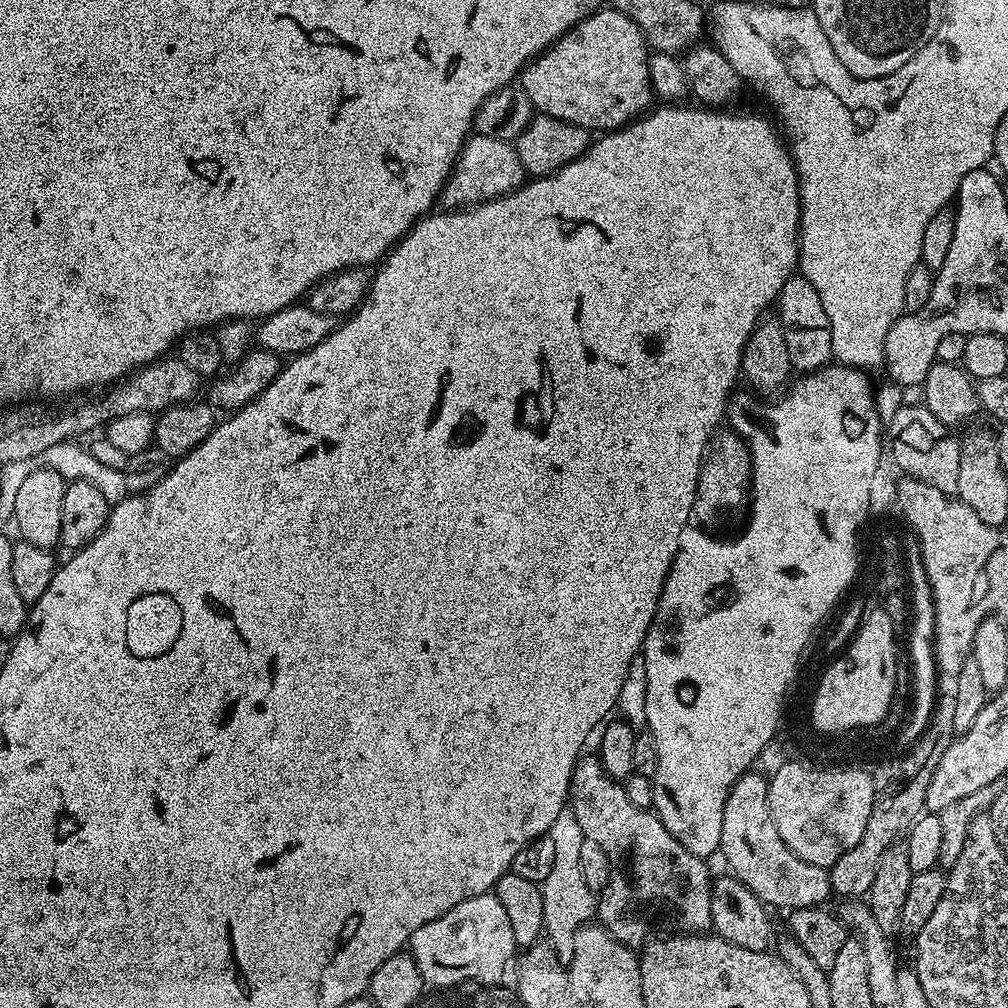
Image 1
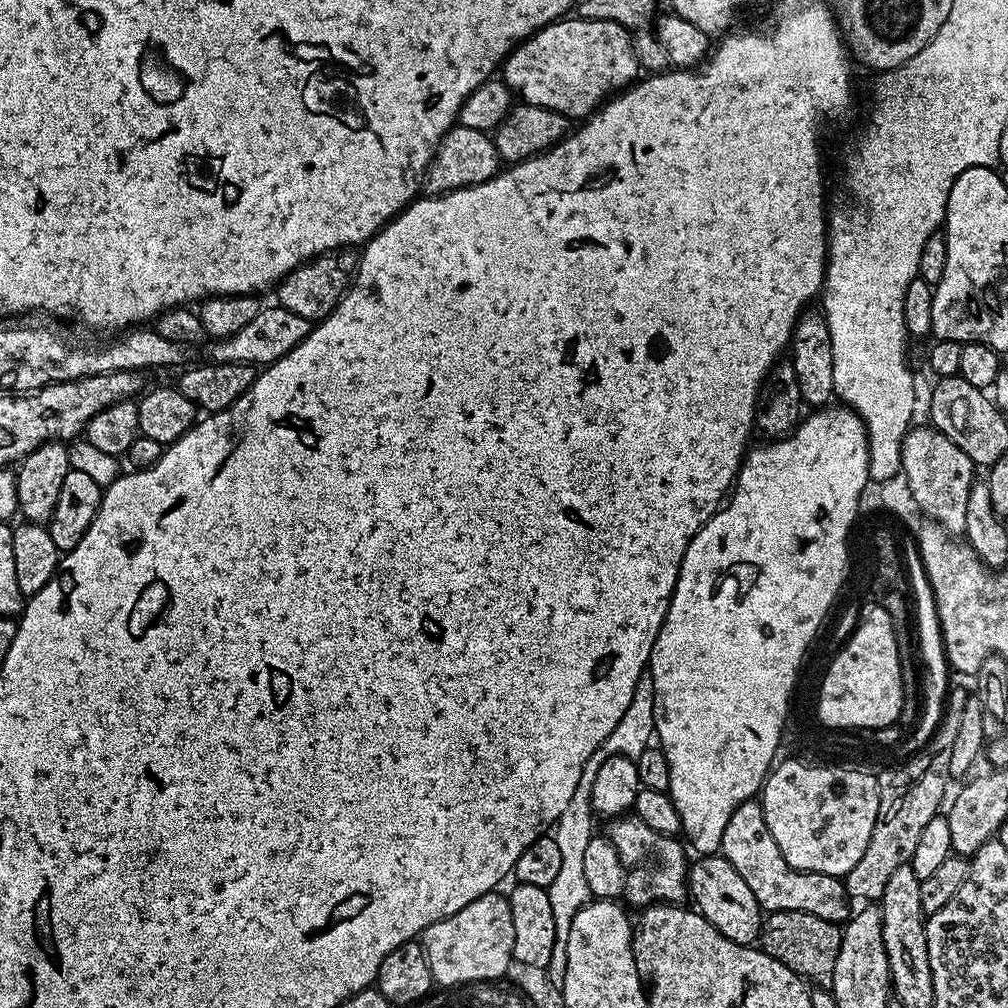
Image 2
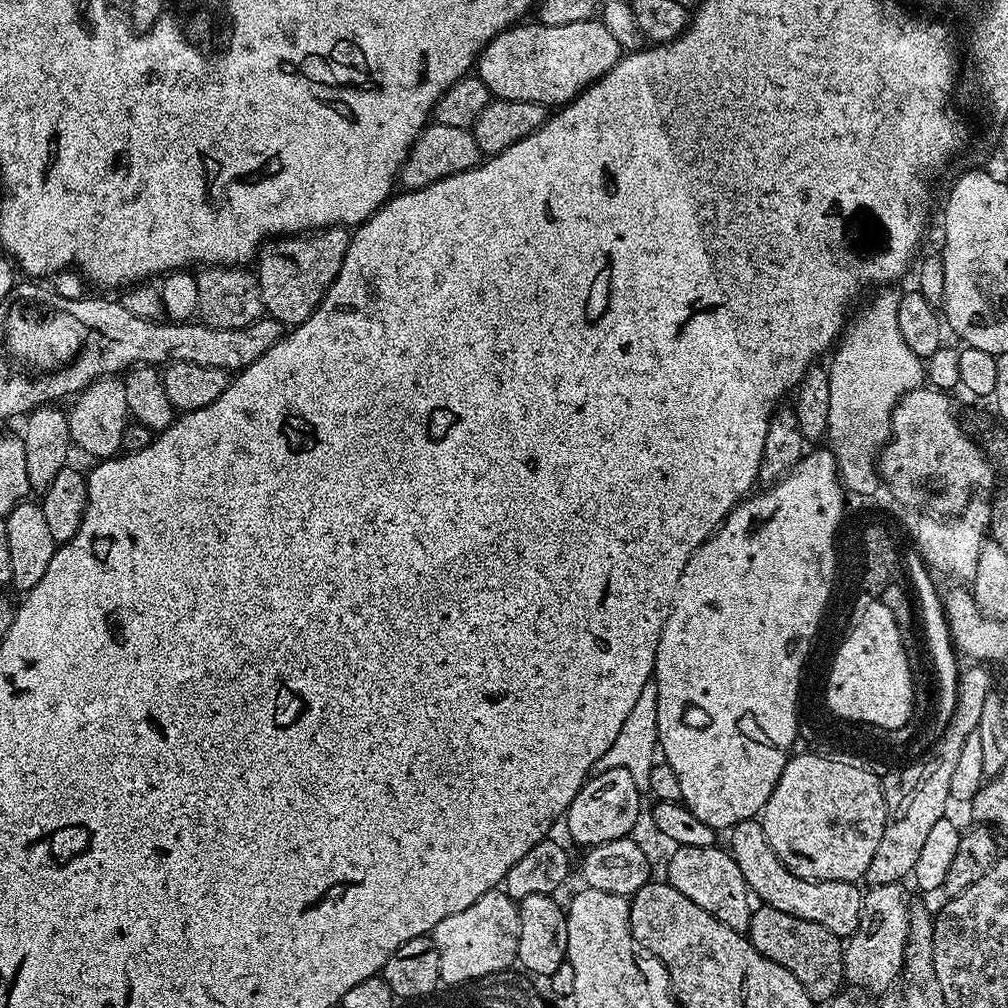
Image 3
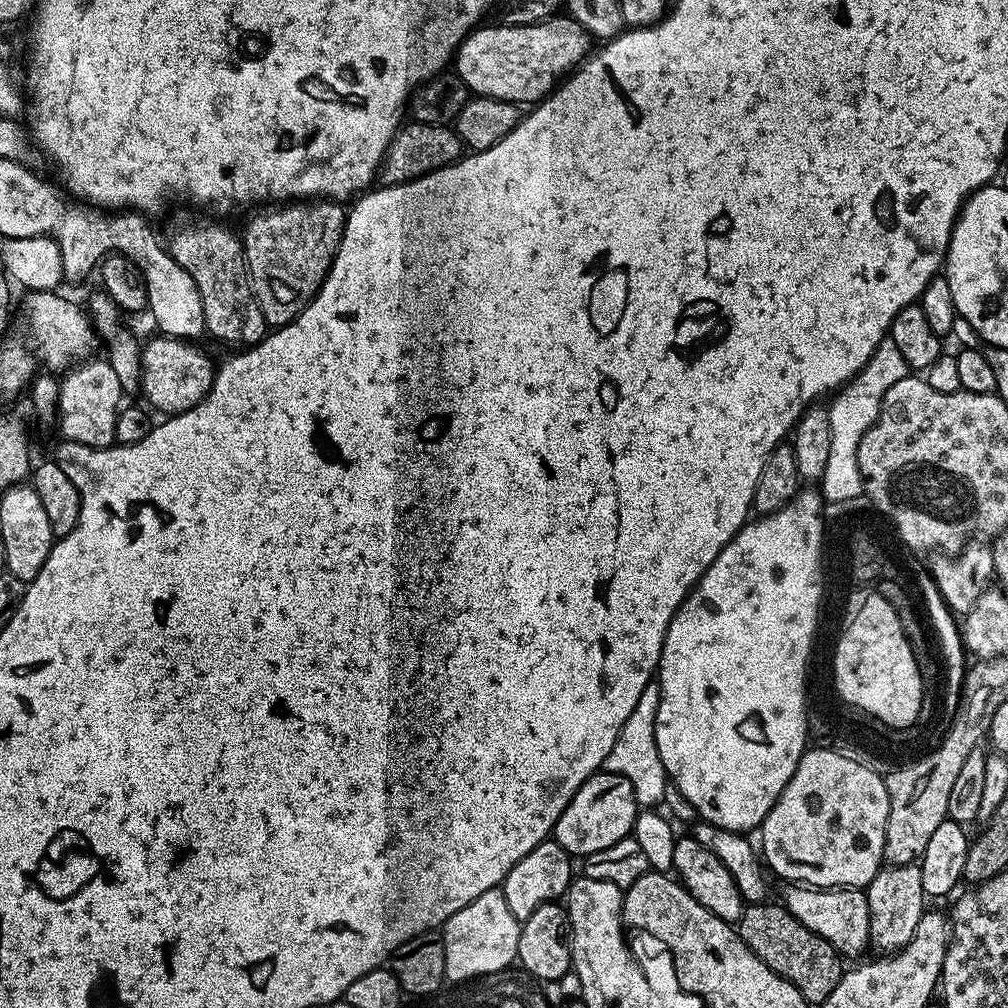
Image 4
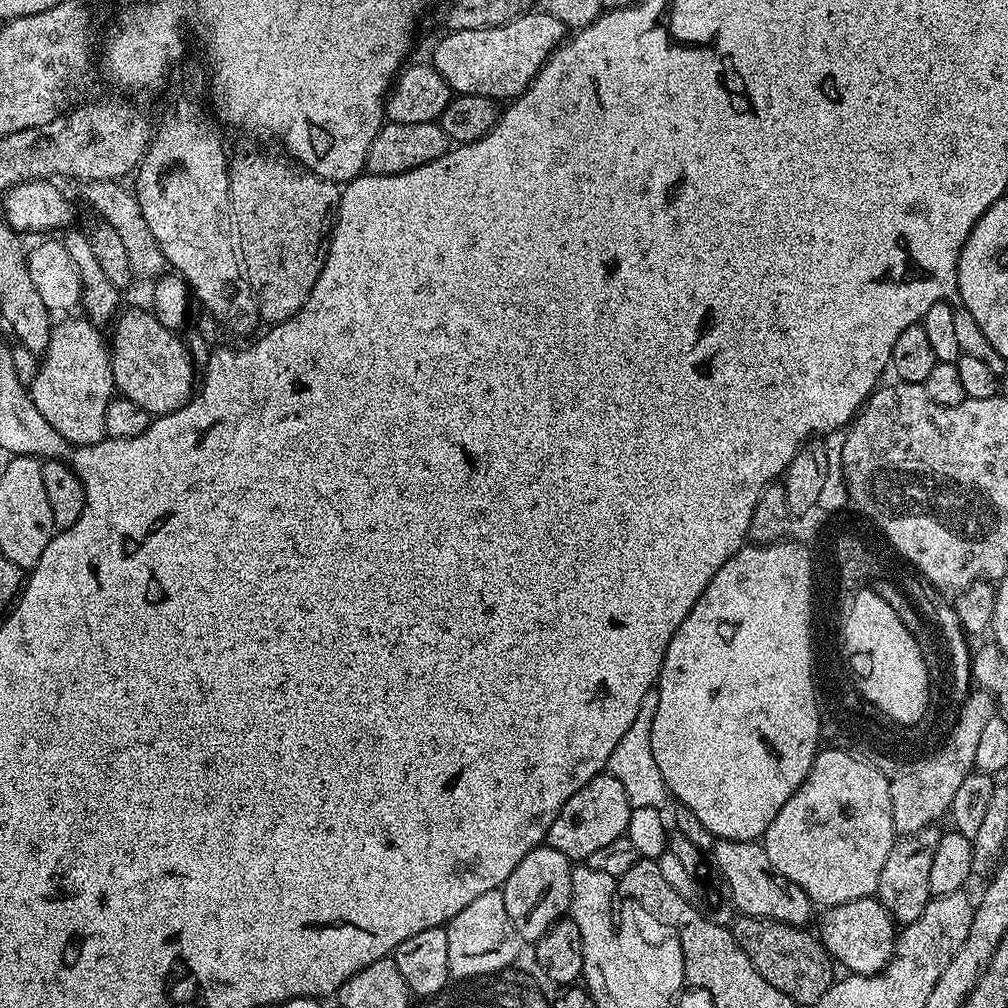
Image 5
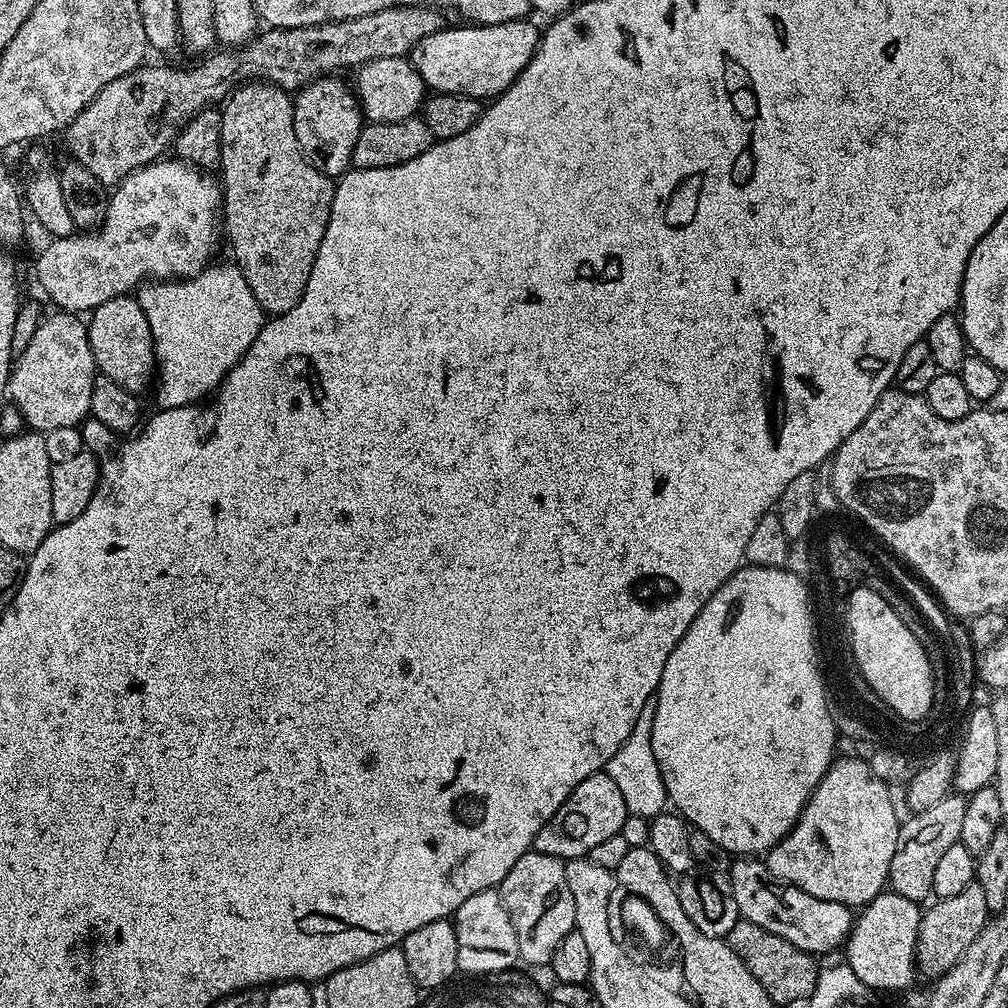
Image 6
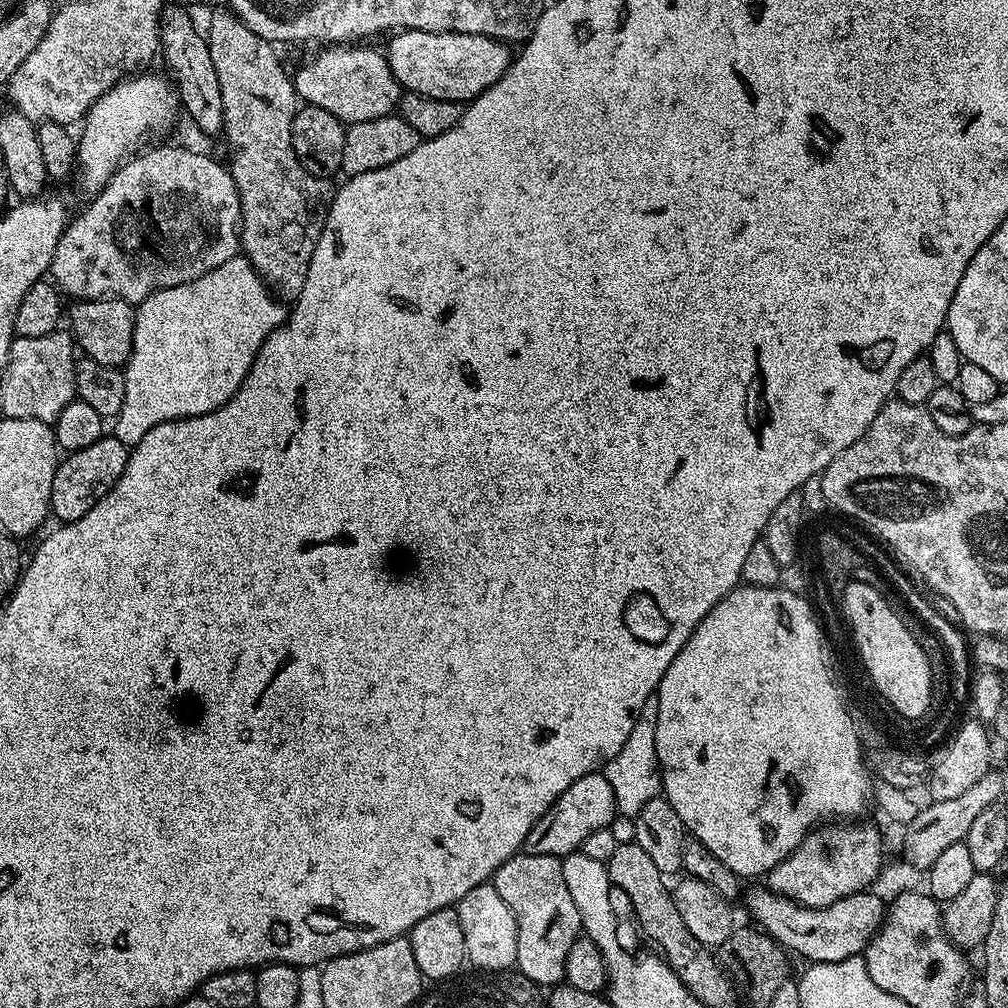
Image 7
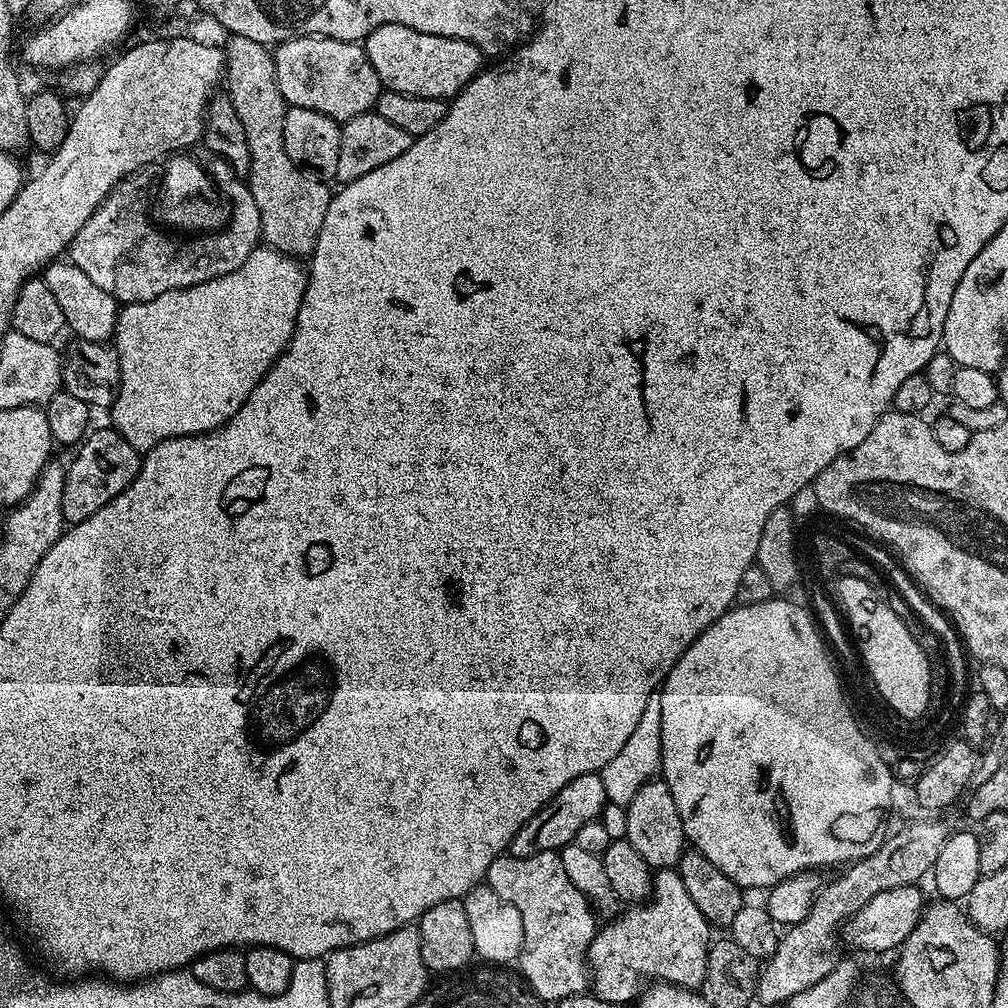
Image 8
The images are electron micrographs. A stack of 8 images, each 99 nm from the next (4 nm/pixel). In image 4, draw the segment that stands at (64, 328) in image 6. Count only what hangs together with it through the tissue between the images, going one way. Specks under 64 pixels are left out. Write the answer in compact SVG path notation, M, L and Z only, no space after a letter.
M88 358L77 363L59 381L58 425L60 424L61 432L59 435L63 439L73 440L82 446L111 448L116 443L114 426L116 415L120 413L122 407L120 399L125 393L118 382L118 374L114 374L114 366L110 366L107 359L96 359Z

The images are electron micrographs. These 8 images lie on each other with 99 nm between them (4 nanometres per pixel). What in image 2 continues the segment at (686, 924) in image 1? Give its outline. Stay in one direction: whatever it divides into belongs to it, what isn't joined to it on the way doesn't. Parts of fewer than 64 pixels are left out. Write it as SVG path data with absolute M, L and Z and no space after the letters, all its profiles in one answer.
M628 814L616 818L606 829L606 835L614 850L618 850L618 858L622 858L624 867L625 901L647 906L661 902L680 902L689 895L688 870L689 857L684 857L685 845L675 836L658 834L658 830L650 830L646 822L637 820L635 815Z

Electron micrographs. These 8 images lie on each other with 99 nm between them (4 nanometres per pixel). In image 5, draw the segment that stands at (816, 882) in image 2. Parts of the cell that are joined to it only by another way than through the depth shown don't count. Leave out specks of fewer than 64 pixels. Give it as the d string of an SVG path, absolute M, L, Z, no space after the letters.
M875 896L858 898L854 902L834 904L820 920L818 939L837 965L853 976L869 976L881 972L892 959L898 935L897 925L888 909Z

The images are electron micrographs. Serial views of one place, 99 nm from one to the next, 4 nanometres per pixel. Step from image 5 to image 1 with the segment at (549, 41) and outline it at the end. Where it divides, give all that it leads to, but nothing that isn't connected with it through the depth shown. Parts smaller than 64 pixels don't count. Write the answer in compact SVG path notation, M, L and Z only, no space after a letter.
M605 6L578 22L562 39L556 40L541 56L529 62L520 73L518 84L537 113L589 130L597 128L600 134L614 132L639 120L653 103L649 55L650 49L642 30L638 30L638 26L634 26L634 22L630 22L630 18L626 18L626 14L619 12L615 6Z

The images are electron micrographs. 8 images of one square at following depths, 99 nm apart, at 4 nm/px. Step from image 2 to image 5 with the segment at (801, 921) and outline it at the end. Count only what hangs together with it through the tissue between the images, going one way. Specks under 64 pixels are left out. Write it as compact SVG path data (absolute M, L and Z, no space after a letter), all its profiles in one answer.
M737 915L730 924L733 938L742 946L742 954L754 962L754 970L770 982L782 994L786 994L797 1006L815 1006L818 998L834 982L832 968L834 961L815 935L812 936L803 927L783 924L770 918L754 918Z

